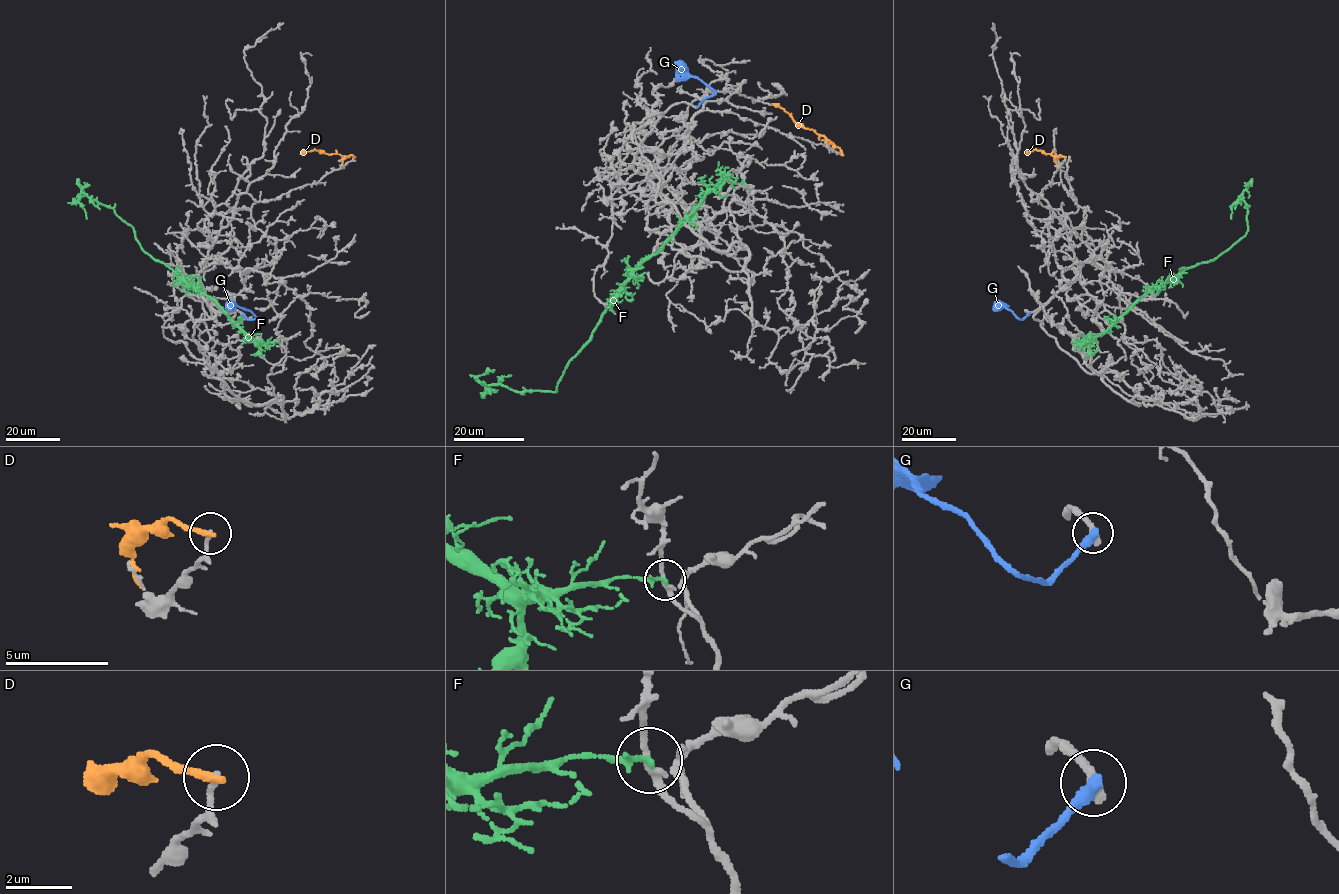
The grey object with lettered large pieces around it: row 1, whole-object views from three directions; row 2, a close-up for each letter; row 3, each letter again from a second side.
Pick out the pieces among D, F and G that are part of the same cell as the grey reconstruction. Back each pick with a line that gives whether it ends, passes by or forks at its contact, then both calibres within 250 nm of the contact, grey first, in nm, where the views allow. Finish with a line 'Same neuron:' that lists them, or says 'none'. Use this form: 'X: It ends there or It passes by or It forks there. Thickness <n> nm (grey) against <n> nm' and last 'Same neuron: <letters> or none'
Same neuron: none

